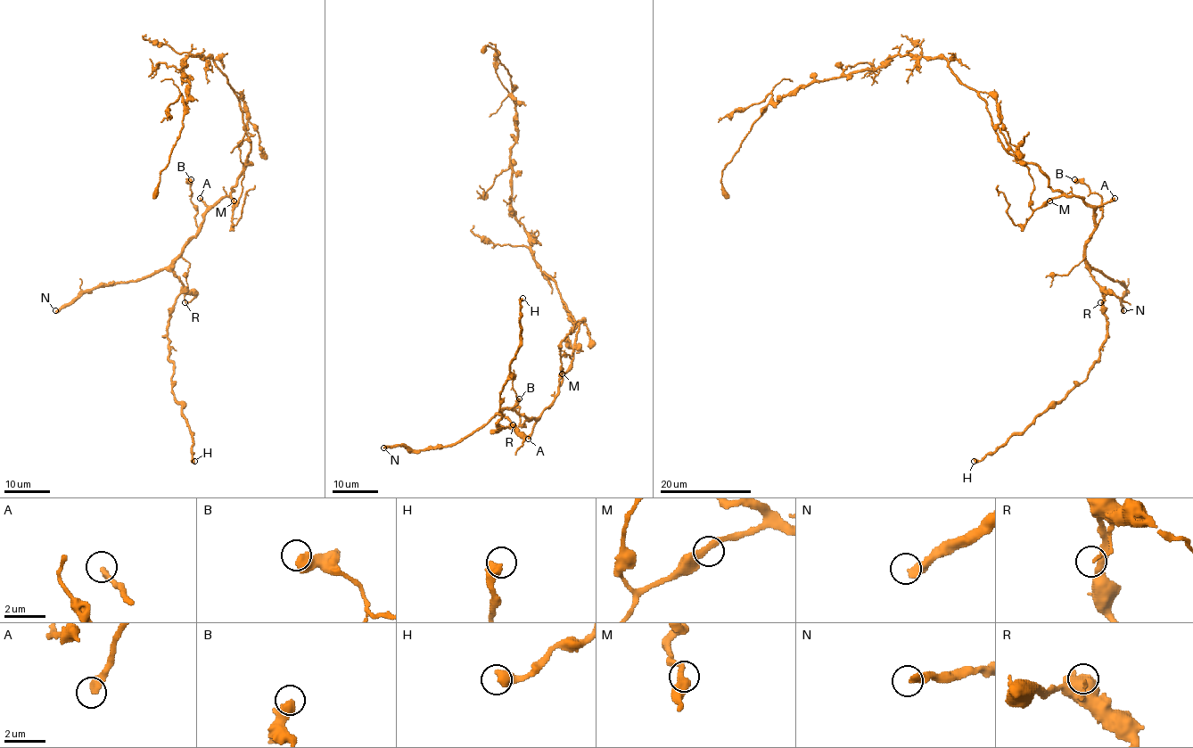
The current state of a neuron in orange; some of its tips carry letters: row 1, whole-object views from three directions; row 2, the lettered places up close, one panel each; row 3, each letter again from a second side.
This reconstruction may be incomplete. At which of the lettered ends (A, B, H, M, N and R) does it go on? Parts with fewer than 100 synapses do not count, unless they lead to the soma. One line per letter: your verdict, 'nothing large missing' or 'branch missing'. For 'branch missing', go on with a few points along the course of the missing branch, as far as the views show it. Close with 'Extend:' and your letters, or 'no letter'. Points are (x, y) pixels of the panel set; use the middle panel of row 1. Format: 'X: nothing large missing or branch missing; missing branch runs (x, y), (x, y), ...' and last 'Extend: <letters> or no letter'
A: branch missing
B: nothing large missing
H: nothing large missing
M: nothing large missing
N: branch missing
R: nothing large missing
Extend: A, N

